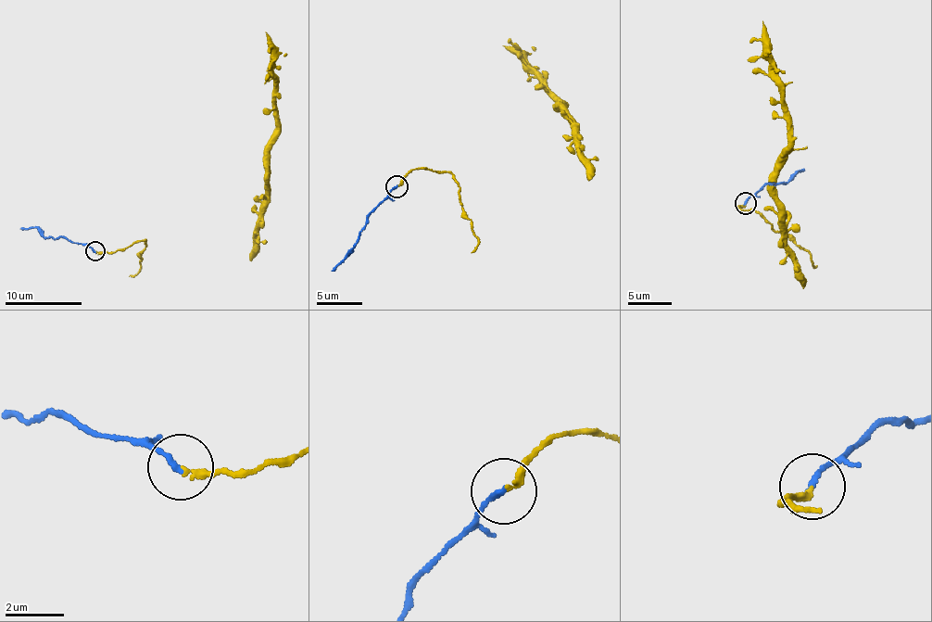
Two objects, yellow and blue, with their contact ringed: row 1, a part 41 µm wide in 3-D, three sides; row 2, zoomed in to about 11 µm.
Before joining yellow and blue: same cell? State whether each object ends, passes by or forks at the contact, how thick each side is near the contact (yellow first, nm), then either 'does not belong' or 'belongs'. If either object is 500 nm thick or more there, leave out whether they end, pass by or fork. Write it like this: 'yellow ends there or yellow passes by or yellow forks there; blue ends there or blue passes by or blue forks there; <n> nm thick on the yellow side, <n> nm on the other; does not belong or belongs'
yellow ends there; blue ends there; 200 nm thick on the yellow side, 190 nm on the other; belongs

